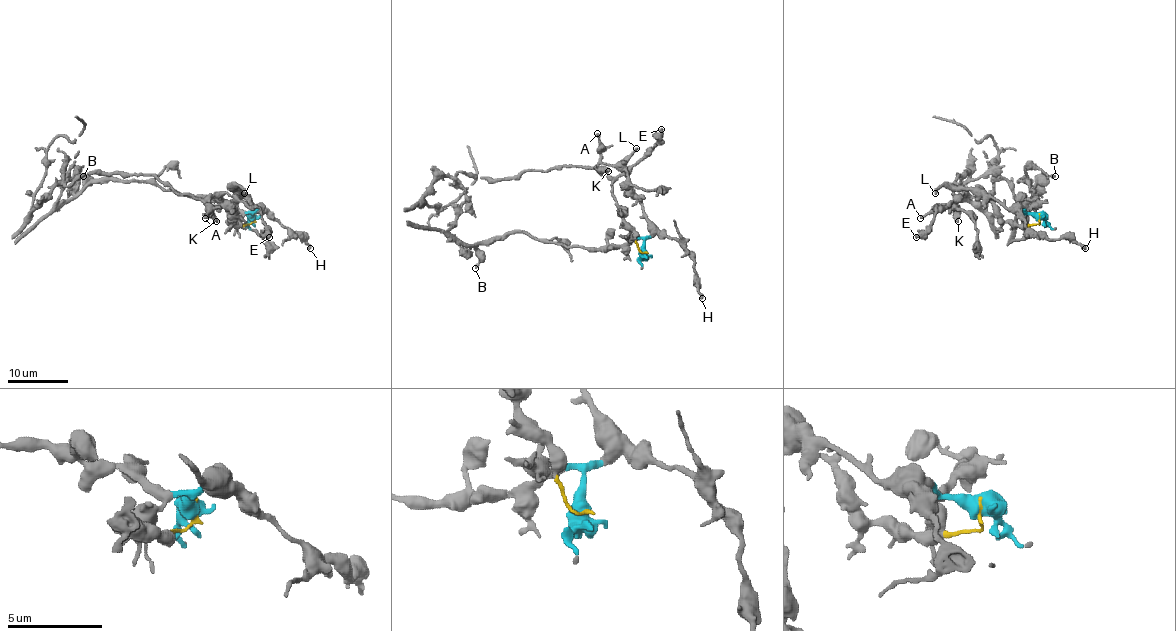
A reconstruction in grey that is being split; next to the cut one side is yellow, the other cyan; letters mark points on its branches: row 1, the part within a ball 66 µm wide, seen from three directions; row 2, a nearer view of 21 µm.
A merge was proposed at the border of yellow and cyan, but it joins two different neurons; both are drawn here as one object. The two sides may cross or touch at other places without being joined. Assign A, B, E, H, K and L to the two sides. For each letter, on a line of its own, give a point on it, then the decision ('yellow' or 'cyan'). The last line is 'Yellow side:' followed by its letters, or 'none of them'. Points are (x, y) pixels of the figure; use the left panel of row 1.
A: place (205, 218); yellow
B: place (83, 176); cyan
E: place (269, 237); yellow
H: place (310, 248); cyan
K: place (216, 221); yellow
L: place (244, 193); cyan
Yellow side: A, E, K

